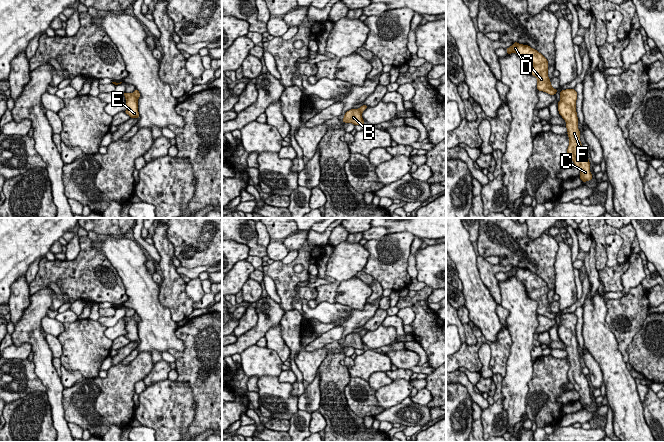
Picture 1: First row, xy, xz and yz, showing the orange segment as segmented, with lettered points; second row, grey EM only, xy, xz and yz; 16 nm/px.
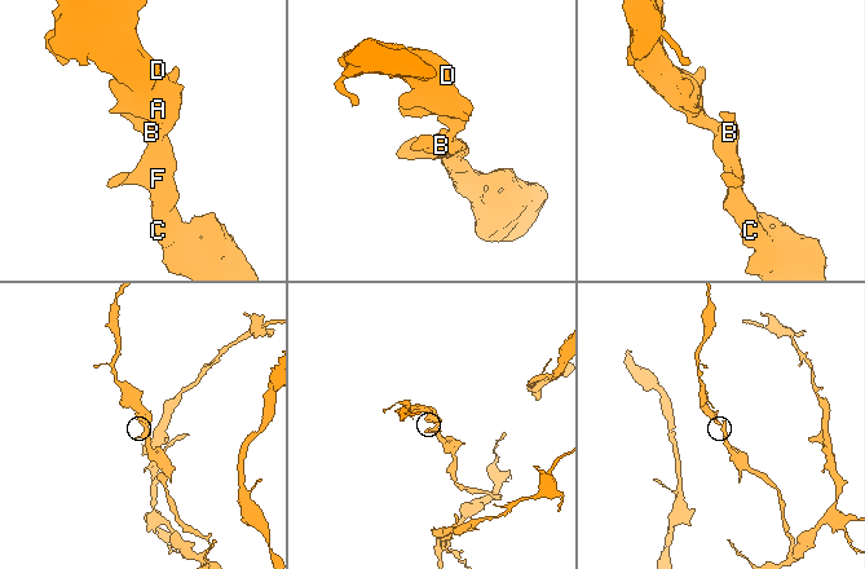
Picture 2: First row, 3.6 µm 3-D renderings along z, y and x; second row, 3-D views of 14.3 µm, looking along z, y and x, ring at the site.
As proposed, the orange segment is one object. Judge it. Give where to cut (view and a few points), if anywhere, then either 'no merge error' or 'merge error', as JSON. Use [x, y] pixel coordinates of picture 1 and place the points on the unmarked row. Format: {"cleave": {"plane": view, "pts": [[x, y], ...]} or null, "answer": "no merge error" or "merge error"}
{"cleave": null, "answer": "no merge error"}

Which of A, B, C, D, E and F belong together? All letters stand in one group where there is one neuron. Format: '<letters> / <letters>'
A B C D E F

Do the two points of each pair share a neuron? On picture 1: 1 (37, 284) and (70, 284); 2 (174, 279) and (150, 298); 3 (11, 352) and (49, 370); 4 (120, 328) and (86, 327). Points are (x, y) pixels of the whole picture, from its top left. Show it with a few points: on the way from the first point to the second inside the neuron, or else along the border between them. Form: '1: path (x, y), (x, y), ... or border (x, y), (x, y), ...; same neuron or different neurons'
1: path (45, 277), (47, 275), (62, 276); same neuron
2: border (159, 285), (158, 300), (169, 312); different neurons
3: border (13, 344), (28, 343), (32, 351); different neurons
4: border (106, 328), (104, 333), (112, 340); different neurons

